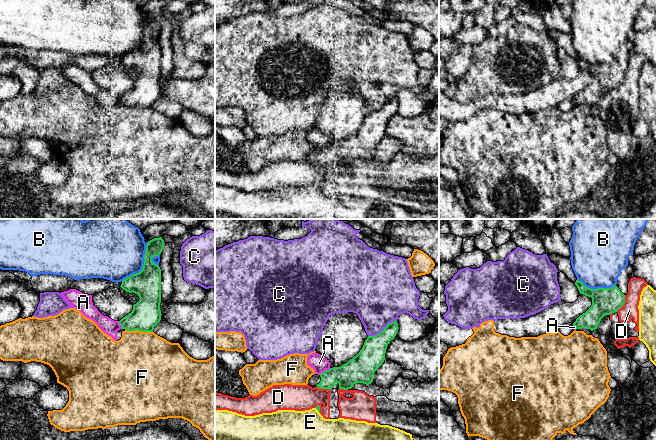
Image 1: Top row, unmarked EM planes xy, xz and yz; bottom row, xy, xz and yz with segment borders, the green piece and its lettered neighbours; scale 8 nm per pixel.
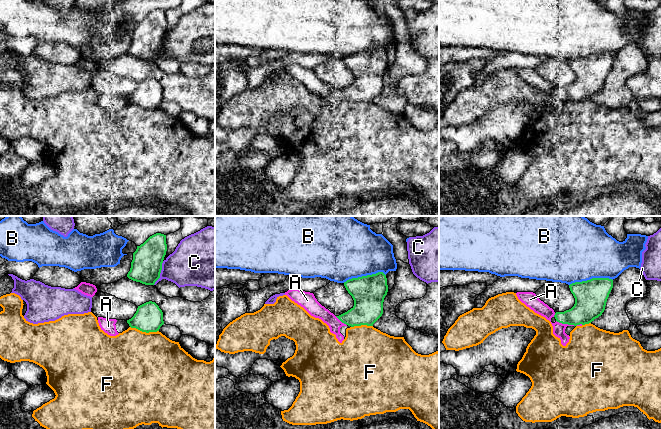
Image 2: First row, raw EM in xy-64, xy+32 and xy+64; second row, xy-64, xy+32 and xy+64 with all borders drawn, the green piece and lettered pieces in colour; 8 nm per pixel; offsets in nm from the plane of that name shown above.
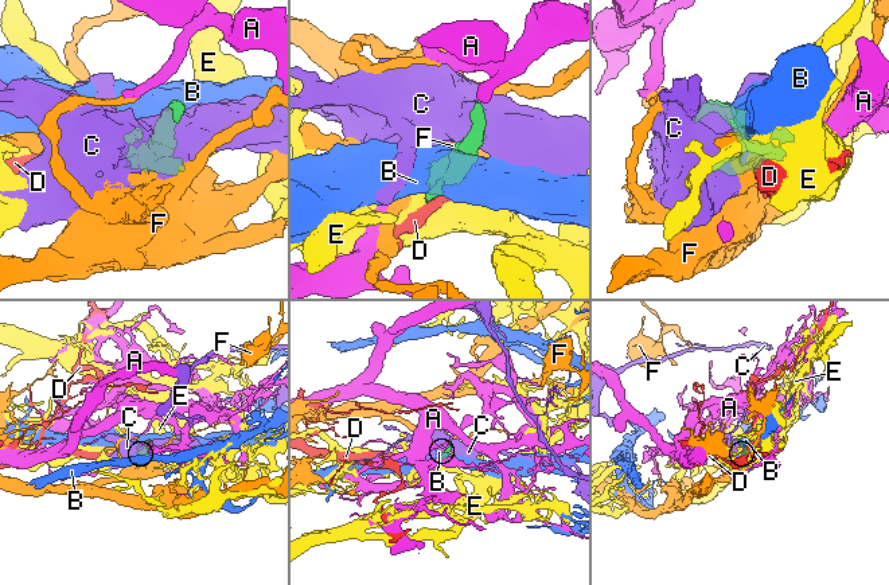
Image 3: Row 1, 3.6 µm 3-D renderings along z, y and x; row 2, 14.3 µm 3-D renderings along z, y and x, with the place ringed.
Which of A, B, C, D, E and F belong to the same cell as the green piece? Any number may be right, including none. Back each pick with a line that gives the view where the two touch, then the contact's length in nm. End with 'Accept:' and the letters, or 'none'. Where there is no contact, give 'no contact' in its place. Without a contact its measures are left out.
E: contact in xz; length 70 nm
Accept: E

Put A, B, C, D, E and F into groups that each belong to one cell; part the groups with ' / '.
A / B / C / D / E / F

